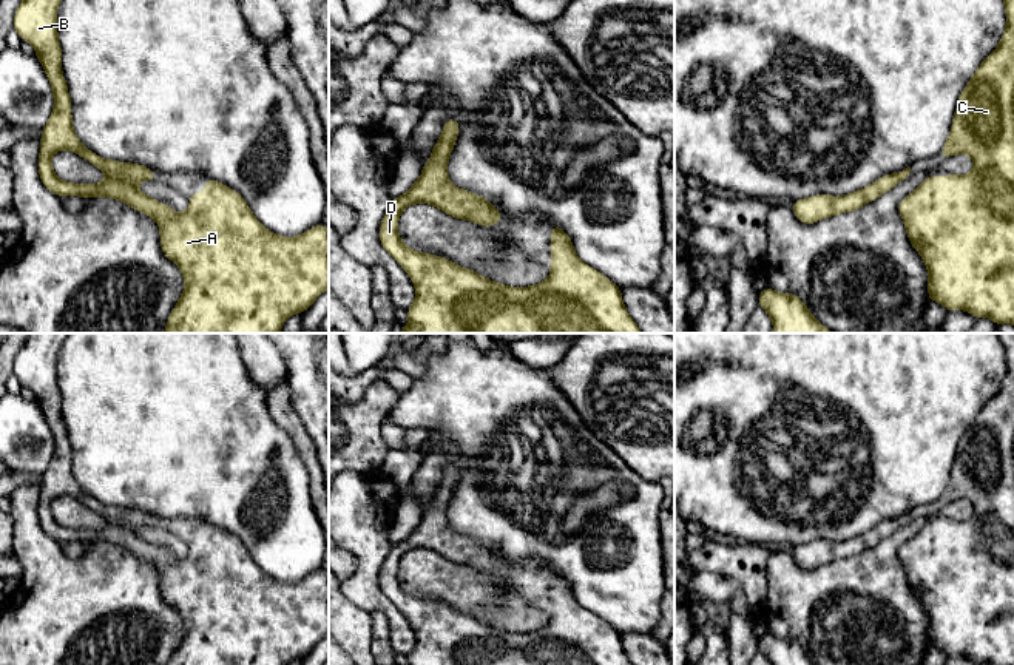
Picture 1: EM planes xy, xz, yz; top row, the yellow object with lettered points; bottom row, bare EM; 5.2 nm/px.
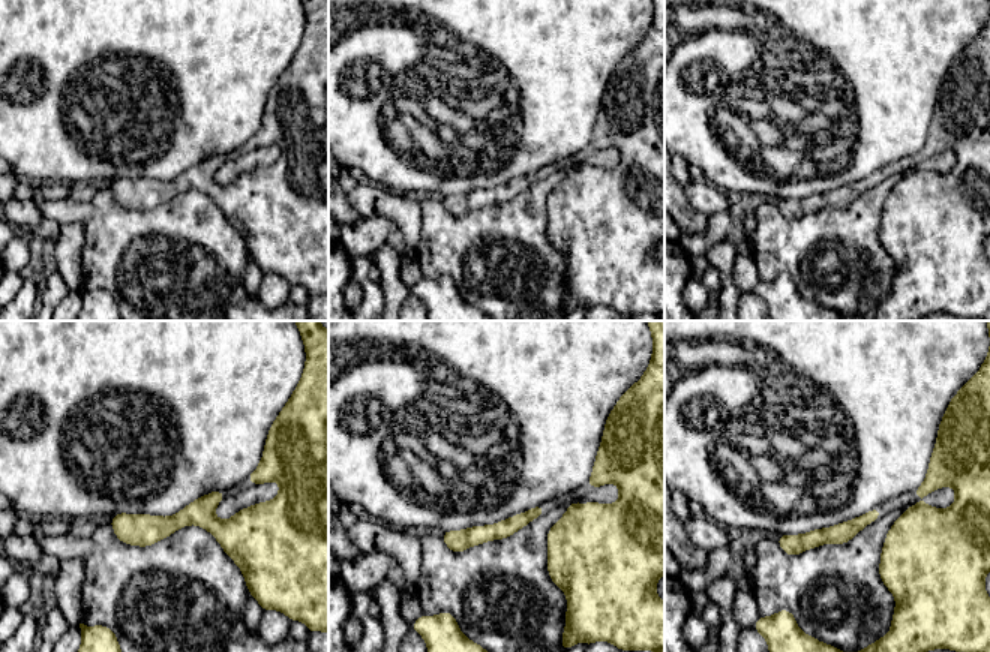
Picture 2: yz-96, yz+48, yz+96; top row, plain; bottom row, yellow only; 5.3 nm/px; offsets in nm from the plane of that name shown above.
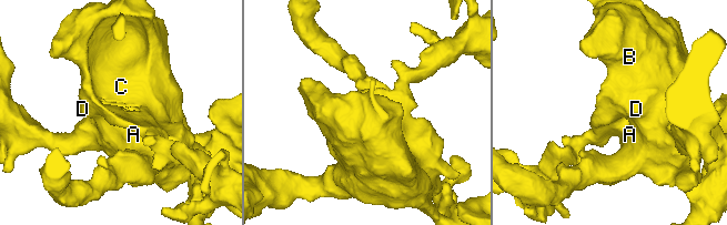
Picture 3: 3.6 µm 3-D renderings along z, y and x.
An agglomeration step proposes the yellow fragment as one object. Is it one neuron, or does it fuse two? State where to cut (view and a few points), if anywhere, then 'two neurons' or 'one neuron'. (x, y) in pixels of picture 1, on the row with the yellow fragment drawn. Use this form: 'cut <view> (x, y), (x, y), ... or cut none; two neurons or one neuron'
cut none; one neuron

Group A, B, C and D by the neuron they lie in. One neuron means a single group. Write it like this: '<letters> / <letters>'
A B C D

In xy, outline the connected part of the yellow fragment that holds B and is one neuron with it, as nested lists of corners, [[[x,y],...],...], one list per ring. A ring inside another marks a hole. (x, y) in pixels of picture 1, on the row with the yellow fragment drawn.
[[[23,0],[15,9],[12,25],[12,29],[22,40],[34,46],[34,54],[48,76],[54,97],[52,113],[42,128],[40,154],[37,160],[43,185],[59,197],[113,197],[153,218],[159,224],[161,248],[164,255],[181,268],[185,281],[185,289],[167,319],[165,333],[279,333],[290,315],[304,313],[315,299],[329,289],[329,230],[321,222],[295,238],[275,235],[255,218],[238,191],[208,177],[205,181],[205,191],[198,191],[190,196],[188,210],[181,214],[174,213],[167,204],[154,201],[151,196],[136,188],[137,182],[156,181],[156,174],[151,168],[131,162],[102,159],[94,151],[85,148],[73,130],[71,99],[68,94],[68,83],[62,74],[62,48],[57,34],[59,5],[60,0]],[[62,150],[77,153],[86,162],[100,168],[106,174],[106,179],[100,184],[73,184],[59,179],[51,167],[51,157]]]

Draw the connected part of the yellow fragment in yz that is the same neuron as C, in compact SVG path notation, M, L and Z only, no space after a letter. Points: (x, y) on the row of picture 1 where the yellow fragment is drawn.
M1014 0L1003 2L1006 28L1002 40L960 93L952 130L938 154L948 159L966 153L974 168L965 176L926 176L918 188L900 201L898 213L911 245L928 267L929 301L943 304L946 312L966 310L975 319L988 316L995 326L1014 326Z

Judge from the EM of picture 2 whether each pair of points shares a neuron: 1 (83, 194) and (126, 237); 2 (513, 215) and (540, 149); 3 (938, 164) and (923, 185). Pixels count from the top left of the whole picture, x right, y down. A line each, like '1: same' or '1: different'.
1: different
2: different
3: different

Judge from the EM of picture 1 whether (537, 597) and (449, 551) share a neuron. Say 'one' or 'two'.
one

